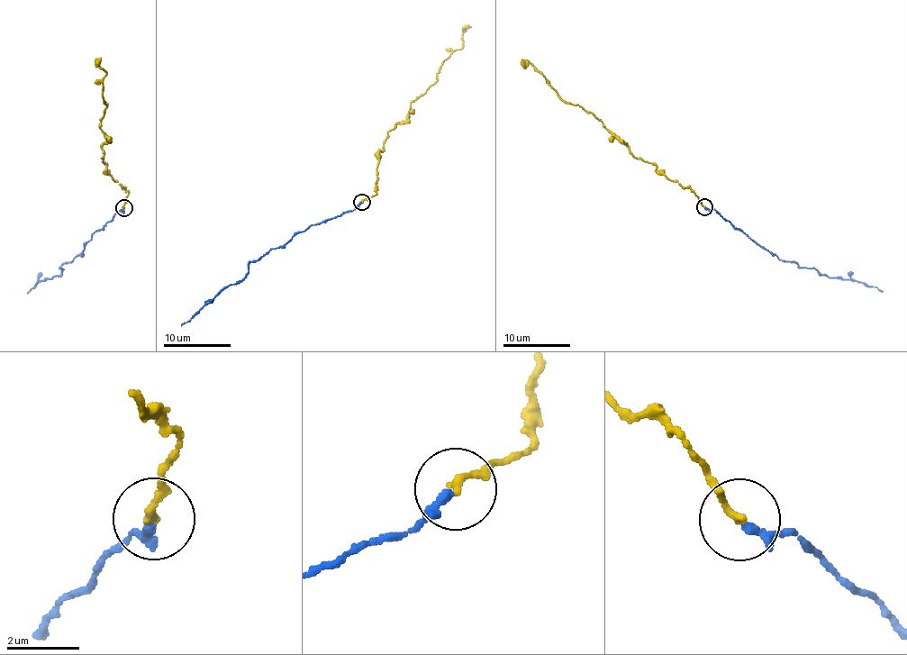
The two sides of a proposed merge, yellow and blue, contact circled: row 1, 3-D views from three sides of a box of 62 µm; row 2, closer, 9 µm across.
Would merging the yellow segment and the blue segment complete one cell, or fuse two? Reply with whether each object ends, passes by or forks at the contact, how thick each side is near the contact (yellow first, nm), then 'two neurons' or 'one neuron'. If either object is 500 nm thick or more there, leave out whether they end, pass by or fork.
yellow ends there; blue ends there; 200 nm thick on the yellow side, 260 nm on the other; one neuron

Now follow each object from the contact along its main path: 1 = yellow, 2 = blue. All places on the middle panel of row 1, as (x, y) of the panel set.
1: (362, 203), (376, 192), (387, 133), (434, 83), (470, 25)
2: (362, 203), (322, 222), (316, 222), (255, 259), (248, 265), (245, 277), (236, 284), (230, 284), (181, 324)

